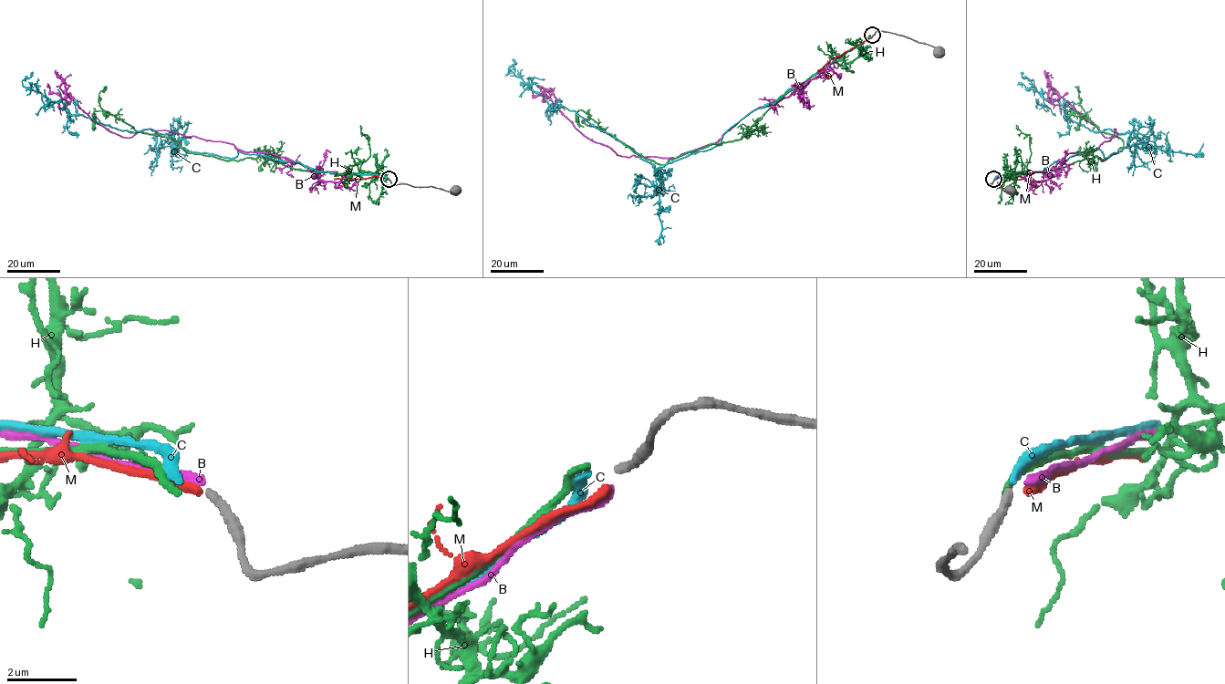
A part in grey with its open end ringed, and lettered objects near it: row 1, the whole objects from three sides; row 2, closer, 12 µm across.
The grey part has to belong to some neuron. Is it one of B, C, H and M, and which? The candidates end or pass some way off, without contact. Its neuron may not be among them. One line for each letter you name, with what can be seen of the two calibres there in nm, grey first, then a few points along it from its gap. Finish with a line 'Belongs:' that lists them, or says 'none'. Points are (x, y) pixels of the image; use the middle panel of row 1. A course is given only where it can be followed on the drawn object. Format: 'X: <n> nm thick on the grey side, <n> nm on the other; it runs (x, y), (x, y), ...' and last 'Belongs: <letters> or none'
C: 240 nm thick on the grey side, 300 nm on the other; it runs (870, 36), (748, 113), (721, 144), (656, 170), (574, 111), (551, 107), (513, 73), (505, 75), (515, 63)
Belongs: C

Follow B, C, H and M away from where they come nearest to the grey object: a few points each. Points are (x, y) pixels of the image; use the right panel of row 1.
B: (995, 179), (1046, 172), (1116, 136), (1063, 96), (1049, 102), (1046, 88)
C: (994, 179), (1096, 150), (1107, 158), (1128, 143), (1128, 133), (1074, 122), (1022, 71)
H: (993, 179), (1059, 170), (1095, 156), (1104, 160), (1123, 146), (1119, 138), (1068, 110), (1080, 117), (1075, 130)
M: (995, 179), (1030, 180), (1036, 185), (1030, 187)

